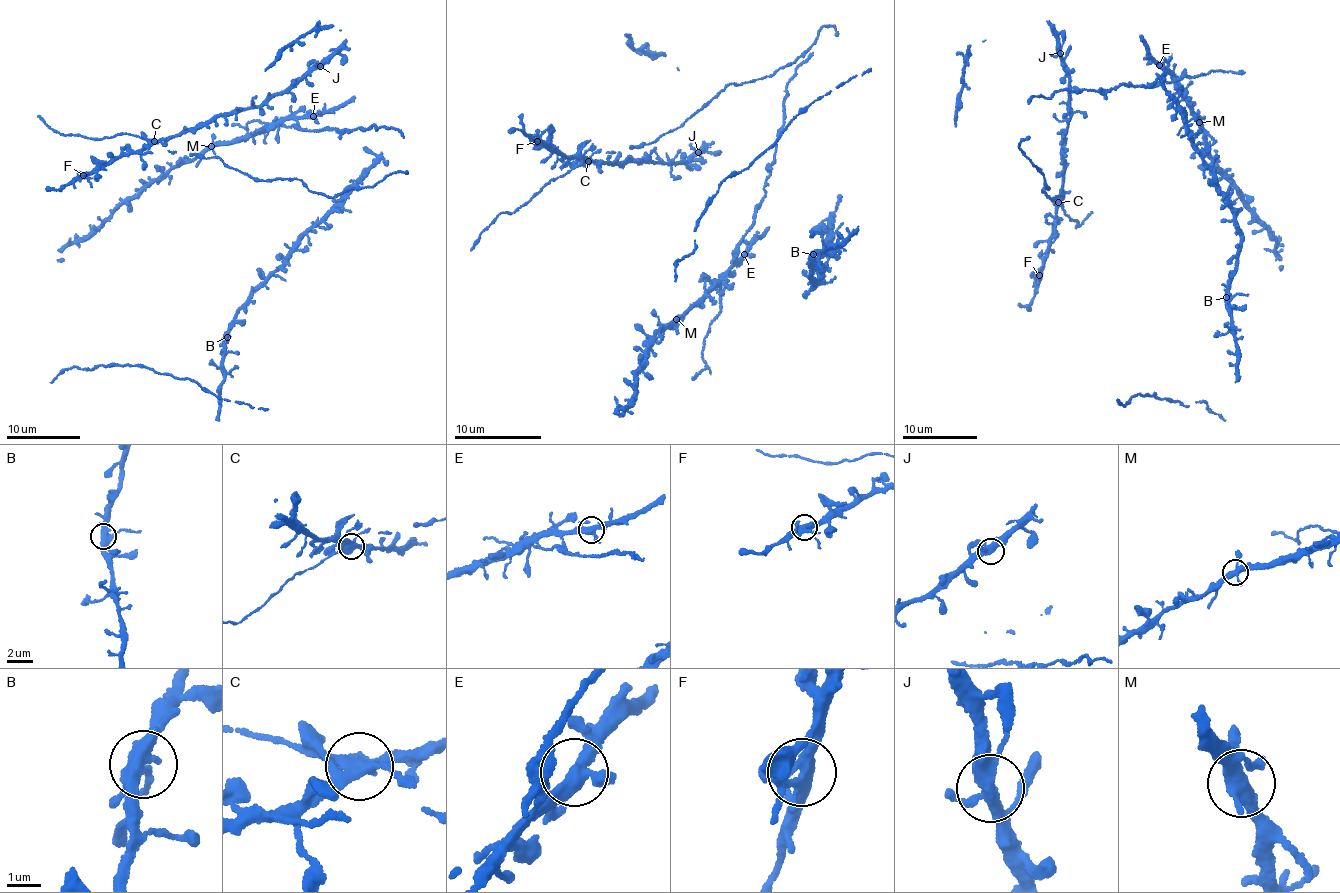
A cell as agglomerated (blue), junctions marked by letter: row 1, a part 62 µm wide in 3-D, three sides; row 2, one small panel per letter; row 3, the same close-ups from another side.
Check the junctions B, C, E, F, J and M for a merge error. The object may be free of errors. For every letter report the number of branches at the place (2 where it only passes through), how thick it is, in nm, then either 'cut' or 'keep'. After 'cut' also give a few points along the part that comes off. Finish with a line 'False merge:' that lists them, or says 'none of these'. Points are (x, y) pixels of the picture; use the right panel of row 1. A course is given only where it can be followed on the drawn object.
B: 4 branches meet; 400 nm thick; keep
C: 5 branches meet; 380 nm thick; keep
E: 4 branches meet; 380 nm thick; keep
F: 5 branches meet; 380 nm thick; keep
J: 4 branches meet; 400 nm thick; keep
M: 5 branches meet; 380 nm thick; keep
False merge: none of these

